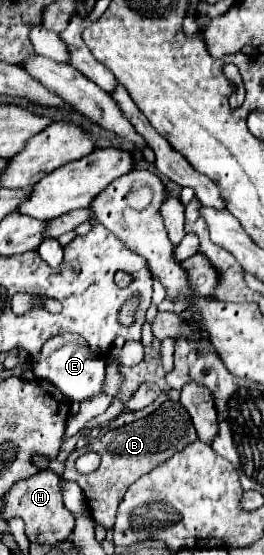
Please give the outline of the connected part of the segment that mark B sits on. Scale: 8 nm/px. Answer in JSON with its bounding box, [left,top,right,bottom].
[63,399,197,529]

